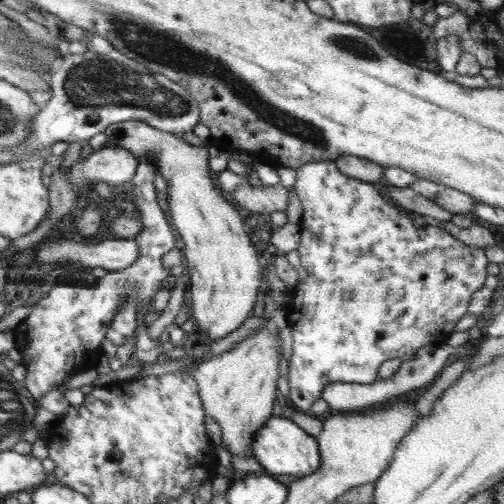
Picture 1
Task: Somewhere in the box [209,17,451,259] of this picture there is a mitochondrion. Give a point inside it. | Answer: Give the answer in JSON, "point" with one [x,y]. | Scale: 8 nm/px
{"point":[363,49]}

